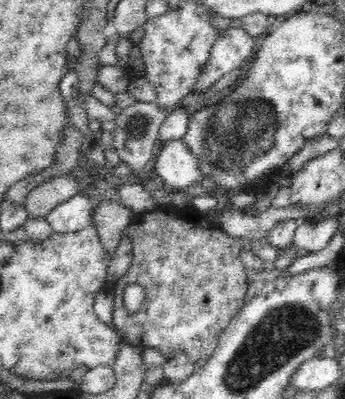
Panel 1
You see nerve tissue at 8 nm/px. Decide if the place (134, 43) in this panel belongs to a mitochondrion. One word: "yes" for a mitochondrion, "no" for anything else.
no

